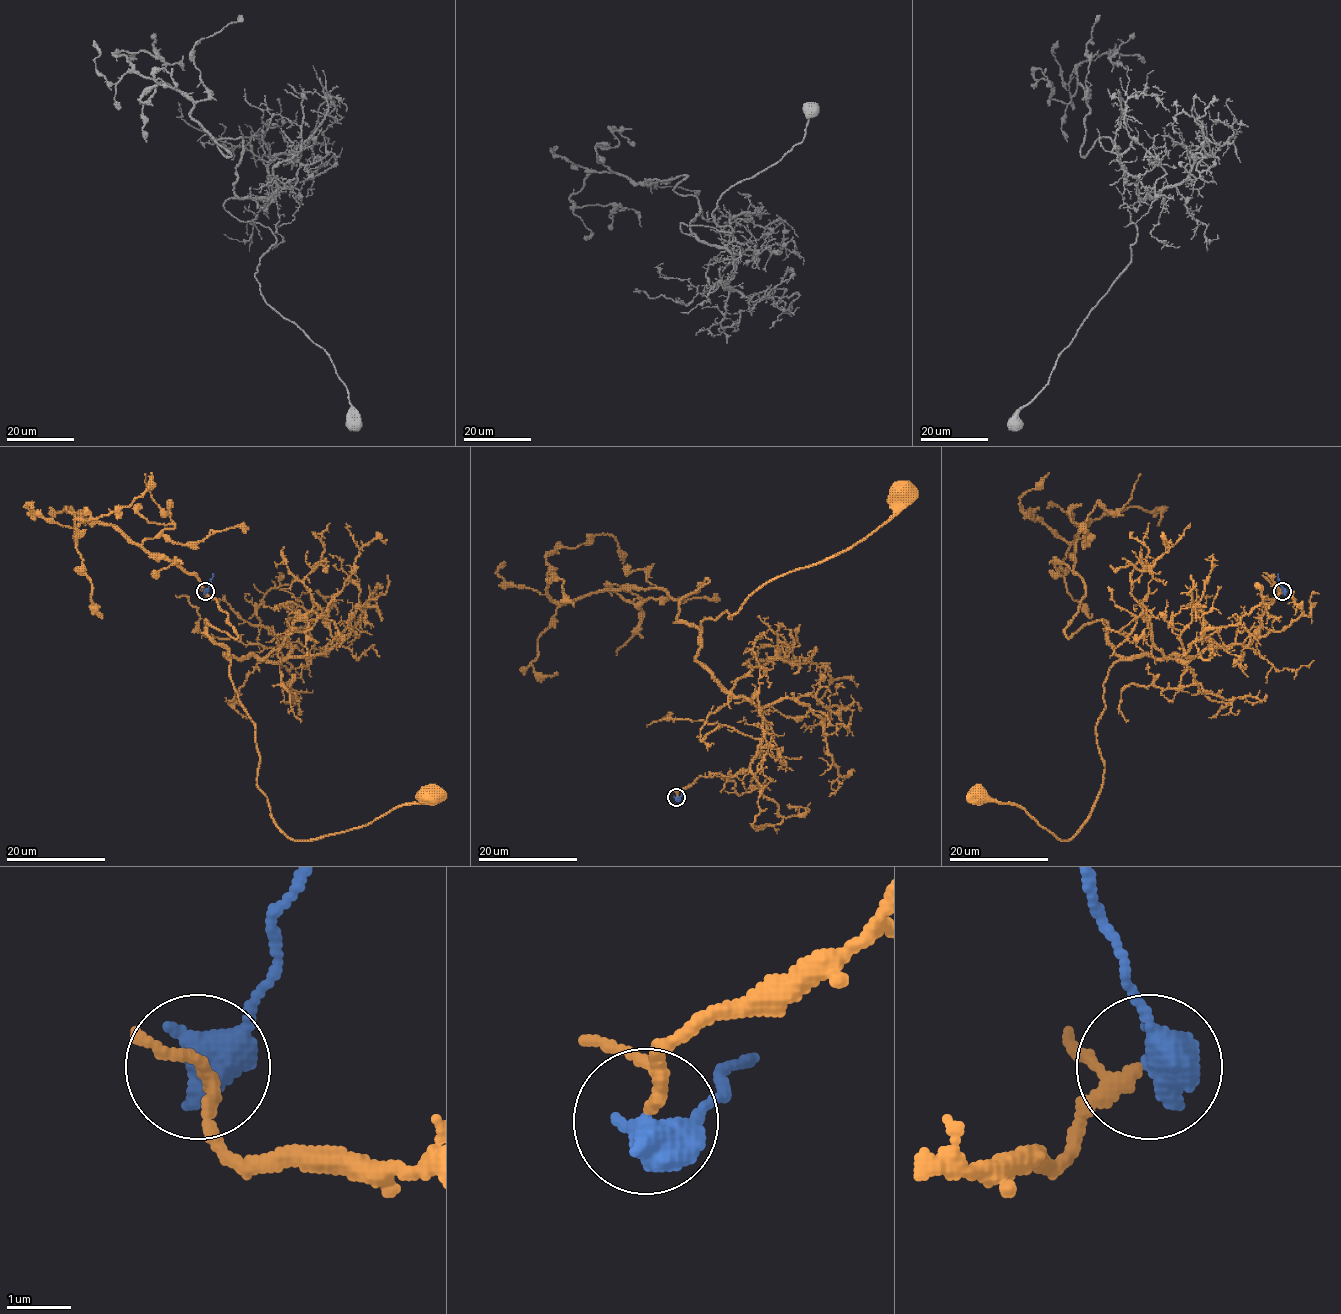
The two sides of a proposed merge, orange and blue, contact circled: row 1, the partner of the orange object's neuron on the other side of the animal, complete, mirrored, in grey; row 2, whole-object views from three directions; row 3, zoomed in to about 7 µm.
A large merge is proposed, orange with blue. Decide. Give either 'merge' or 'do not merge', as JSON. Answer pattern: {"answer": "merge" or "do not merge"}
{"answer": "merge"}

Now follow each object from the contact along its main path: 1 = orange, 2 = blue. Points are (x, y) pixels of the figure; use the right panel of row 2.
1: (1281, 591), (1262, 603), (1247, 645), (1113, 664), (1096, 729), (1103, 784), (1069, 840), (982, 795)
2: (1283, 591), (1278, 574)

